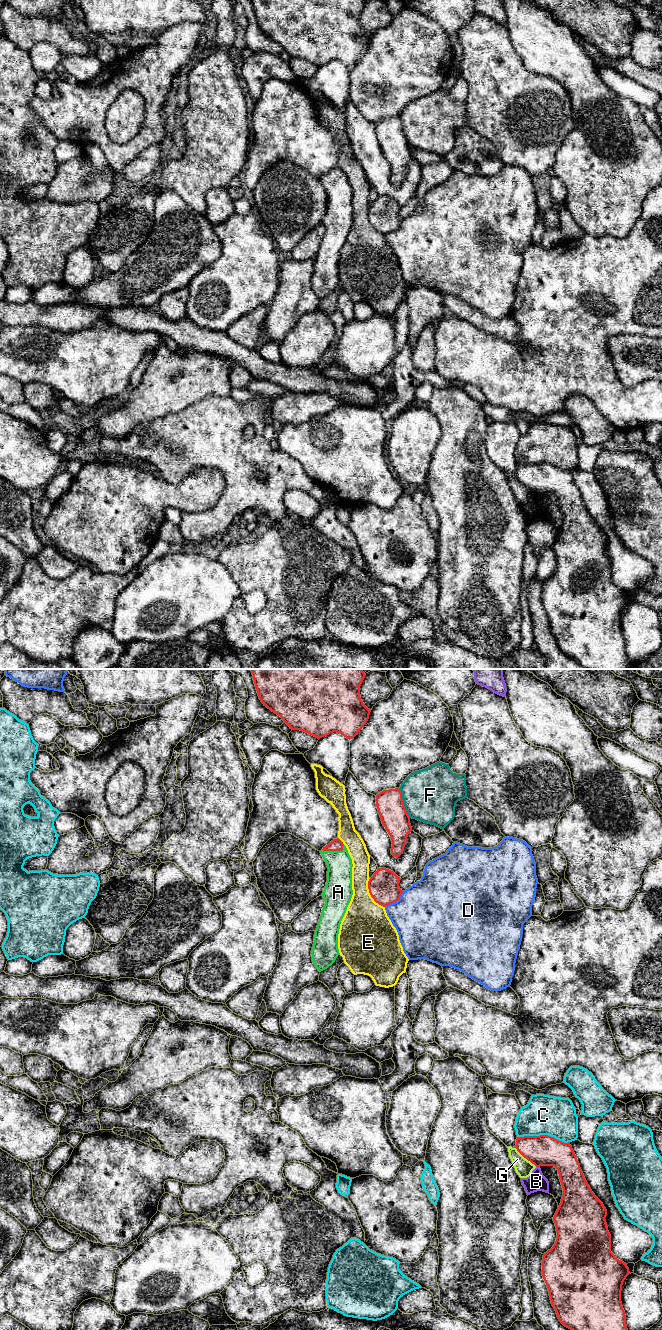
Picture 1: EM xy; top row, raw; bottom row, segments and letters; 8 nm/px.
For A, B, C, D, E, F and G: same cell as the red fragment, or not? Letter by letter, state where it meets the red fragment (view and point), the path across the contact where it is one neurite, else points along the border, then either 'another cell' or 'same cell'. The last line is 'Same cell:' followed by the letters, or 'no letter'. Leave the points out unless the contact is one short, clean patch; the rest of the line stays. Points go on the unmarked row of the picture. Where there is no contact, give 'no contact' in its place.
A: contact xy (334, 178); same cell
B: contact xy (538, 494); another cell
C: contact xy (543, 463); another cell
D: contact xy (395, 229); another cell
E: contact xy (370, 222); another cell
F: contact xy (402, 131); another cell
G: contact xy (525, 485); border xy (515, 475), (536, 494); another cell
Same cell: A

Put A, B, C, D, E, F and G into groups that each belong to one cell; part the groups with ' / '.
A / B / C / D / E / F / G

